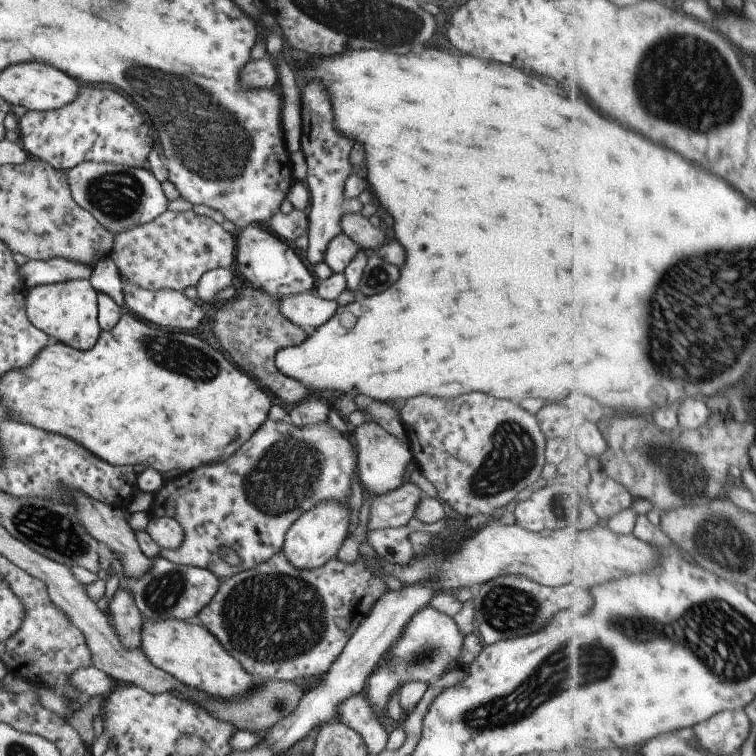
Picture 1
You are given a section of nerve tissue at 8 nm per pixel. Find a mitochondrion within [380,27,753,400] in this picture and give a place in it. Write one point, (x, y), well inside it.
(704, 86)

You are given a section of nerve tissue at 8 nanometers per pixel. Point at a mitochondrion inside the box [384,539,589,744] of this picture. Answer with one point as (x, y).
(506, 609)

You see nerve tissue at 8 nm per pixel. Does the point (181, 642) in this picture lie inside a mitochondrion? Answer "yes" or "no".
no

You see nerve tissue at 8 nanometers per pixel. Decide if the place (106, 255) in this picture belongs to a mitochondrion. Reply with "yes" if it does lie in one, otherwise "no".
no

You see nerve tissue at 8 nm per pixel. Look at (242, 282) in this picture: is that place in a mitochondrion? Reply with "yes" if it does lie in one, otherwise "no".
no

